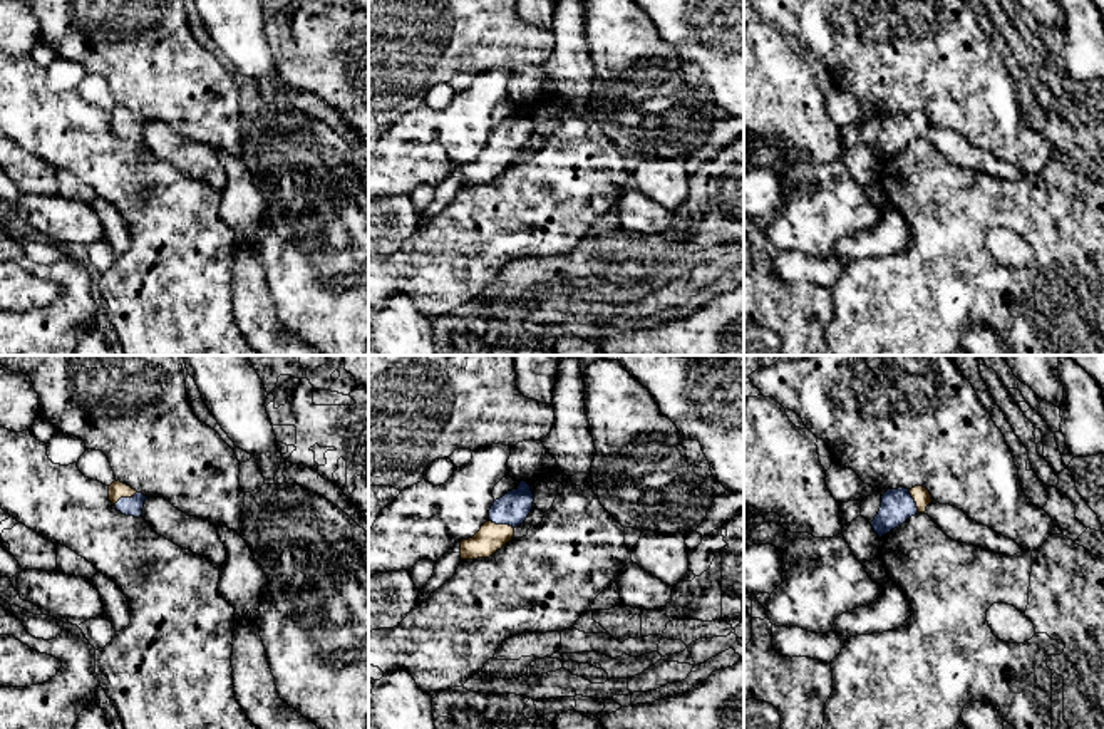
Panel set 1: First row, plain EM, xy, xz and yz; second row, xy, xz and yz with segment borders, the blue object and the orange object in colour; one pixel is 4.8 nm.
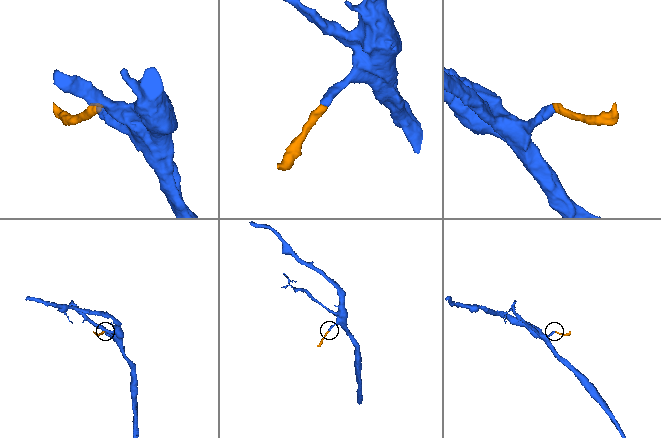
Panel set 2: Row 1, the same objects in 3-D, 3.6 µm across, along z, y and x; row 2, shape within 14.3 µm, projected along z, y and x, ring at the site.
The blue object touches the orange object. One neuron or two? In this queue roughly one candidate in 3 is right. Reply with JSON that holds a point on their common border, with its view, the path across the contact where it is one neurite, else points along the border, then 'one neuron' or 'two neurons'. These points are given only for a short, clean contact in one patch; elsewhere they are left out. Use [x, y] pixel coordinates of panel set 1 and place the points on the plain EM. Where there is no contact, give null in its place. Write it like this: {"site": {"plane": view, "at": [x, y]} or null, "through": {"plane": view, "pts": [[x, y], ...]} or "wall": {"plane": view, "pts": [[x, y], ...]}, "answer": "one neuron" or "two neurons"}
{"site": {"plane": "xz", "at": [501, 148]}, "through": {"plane": "xz", "pts": [[513, 133], [501, 148], [491, 161]]}, "answer": "one neuron"}

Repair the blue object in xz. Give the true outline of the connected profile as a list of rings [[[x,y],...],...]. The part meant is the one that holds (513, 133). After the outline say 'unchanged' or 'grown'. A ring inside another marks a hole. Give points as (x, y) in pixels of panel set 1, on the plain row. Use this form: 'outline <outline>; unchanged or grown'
outline [[[526,106],[496,124],[481,154],[472,163],[461,166],[461,184],[489,183],[509,168],[514,153],[523,149],[531,137],[533,126],[534,119]]]; grown

